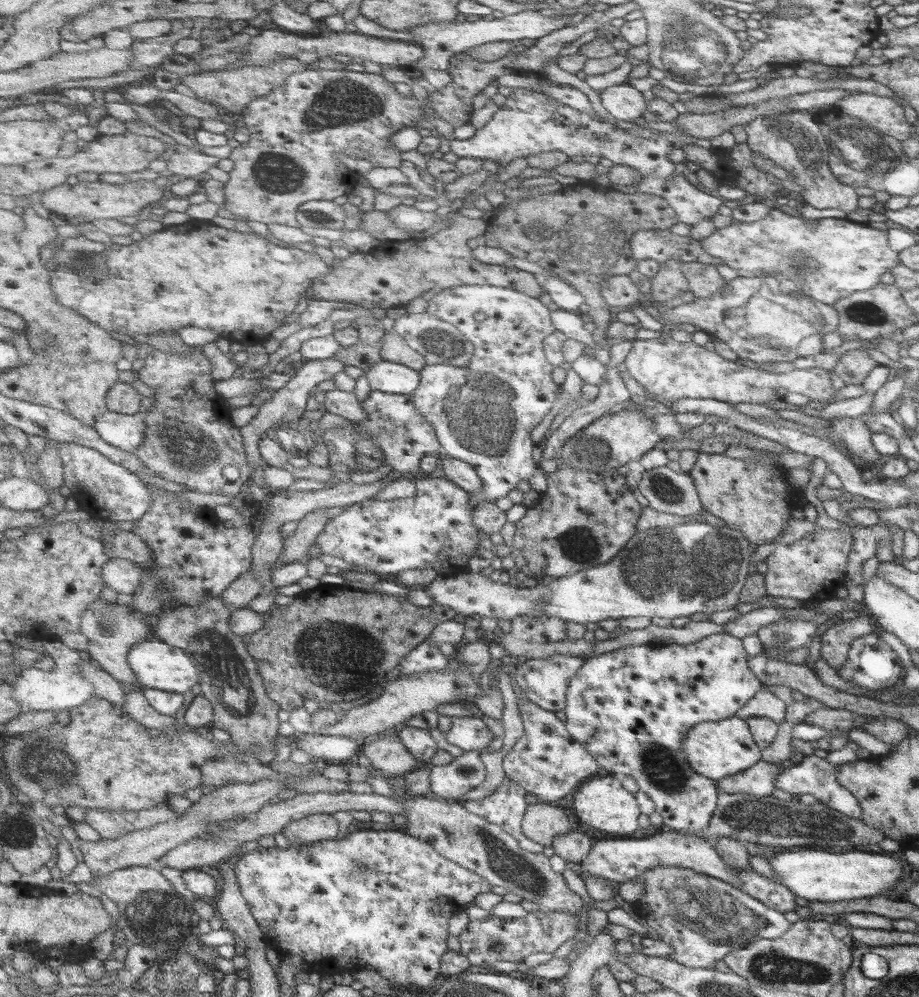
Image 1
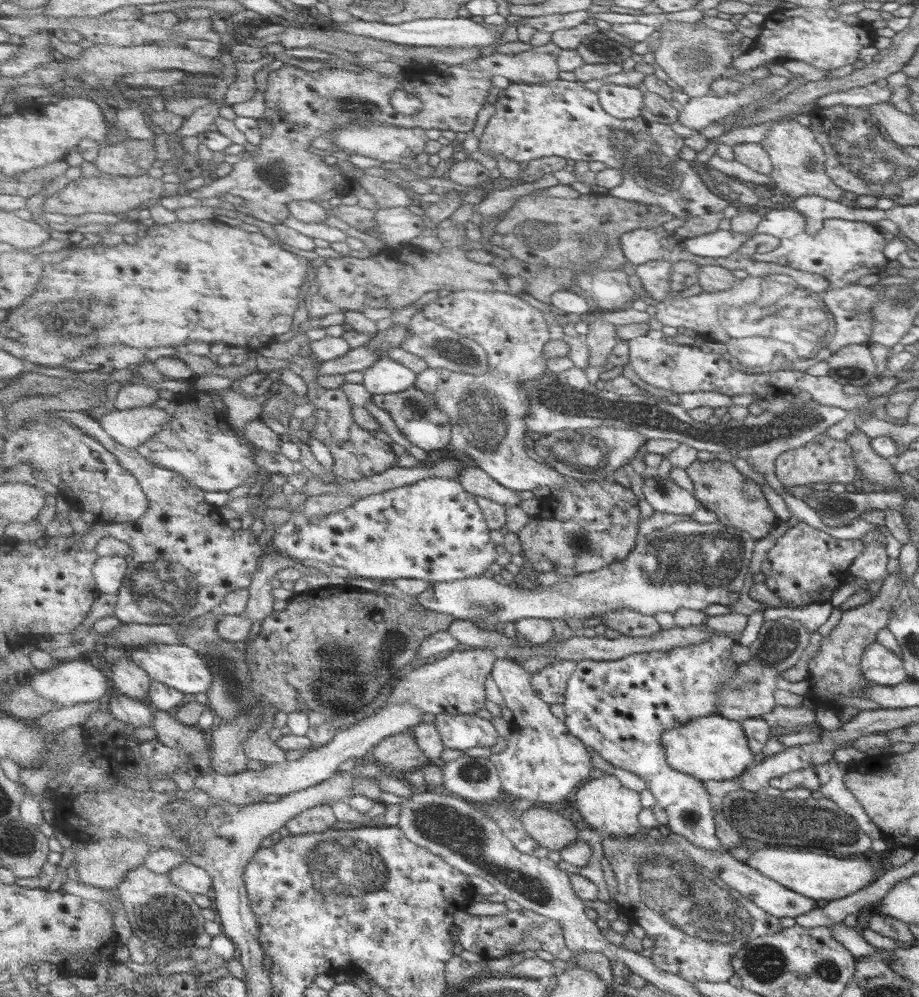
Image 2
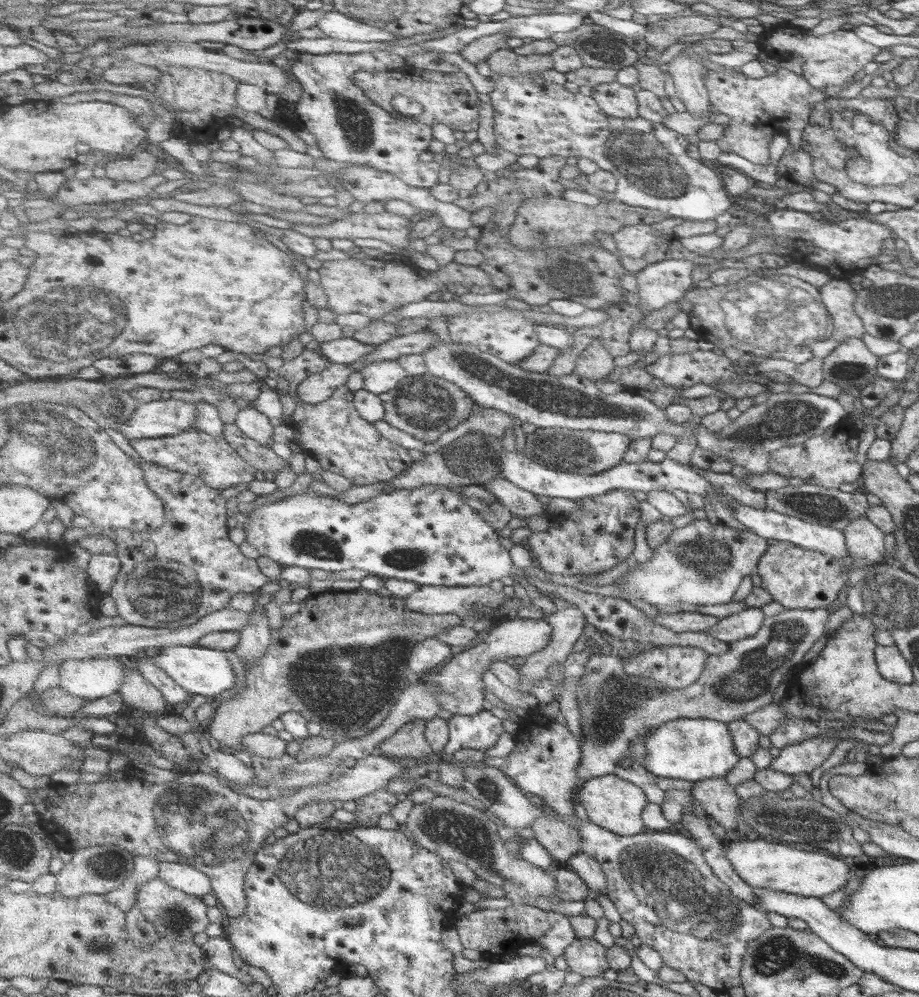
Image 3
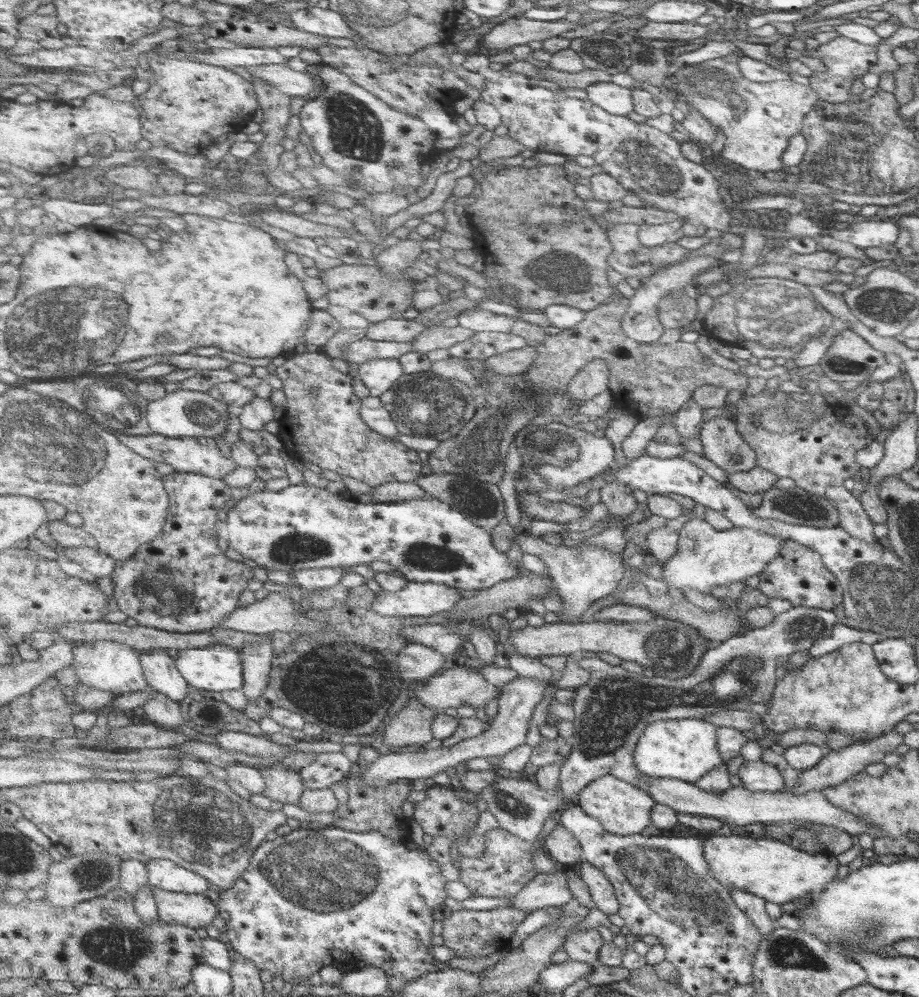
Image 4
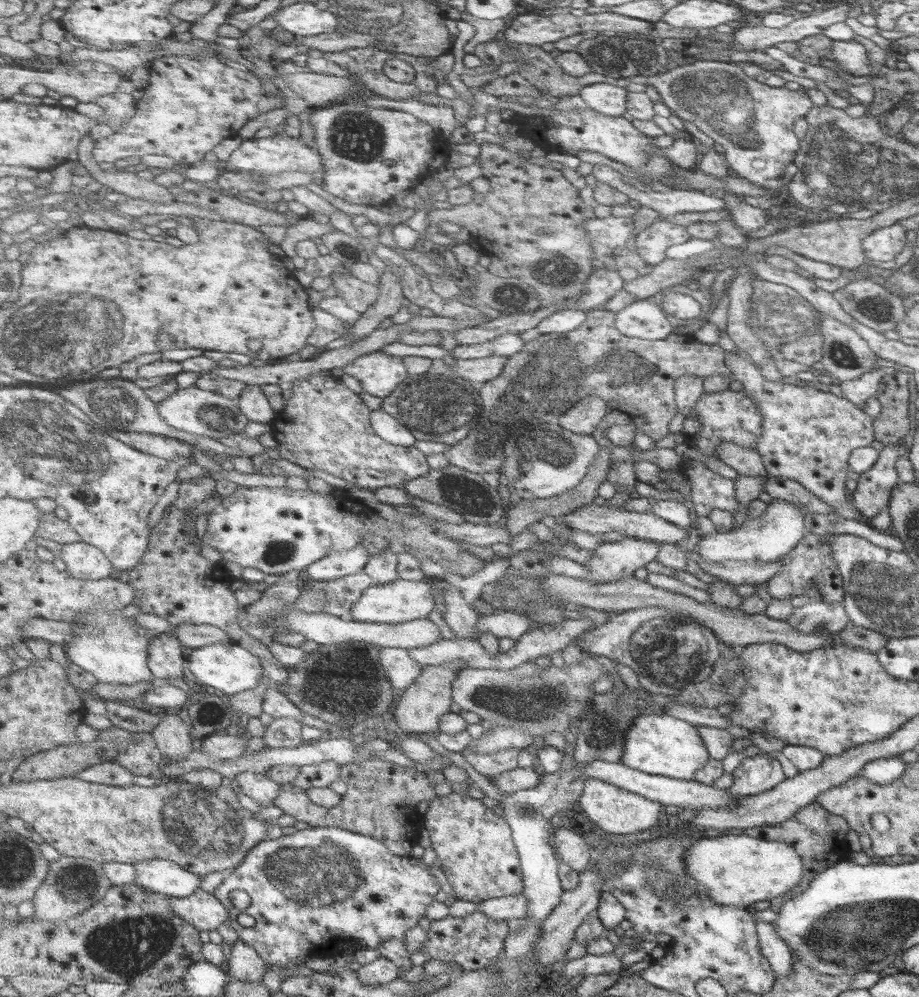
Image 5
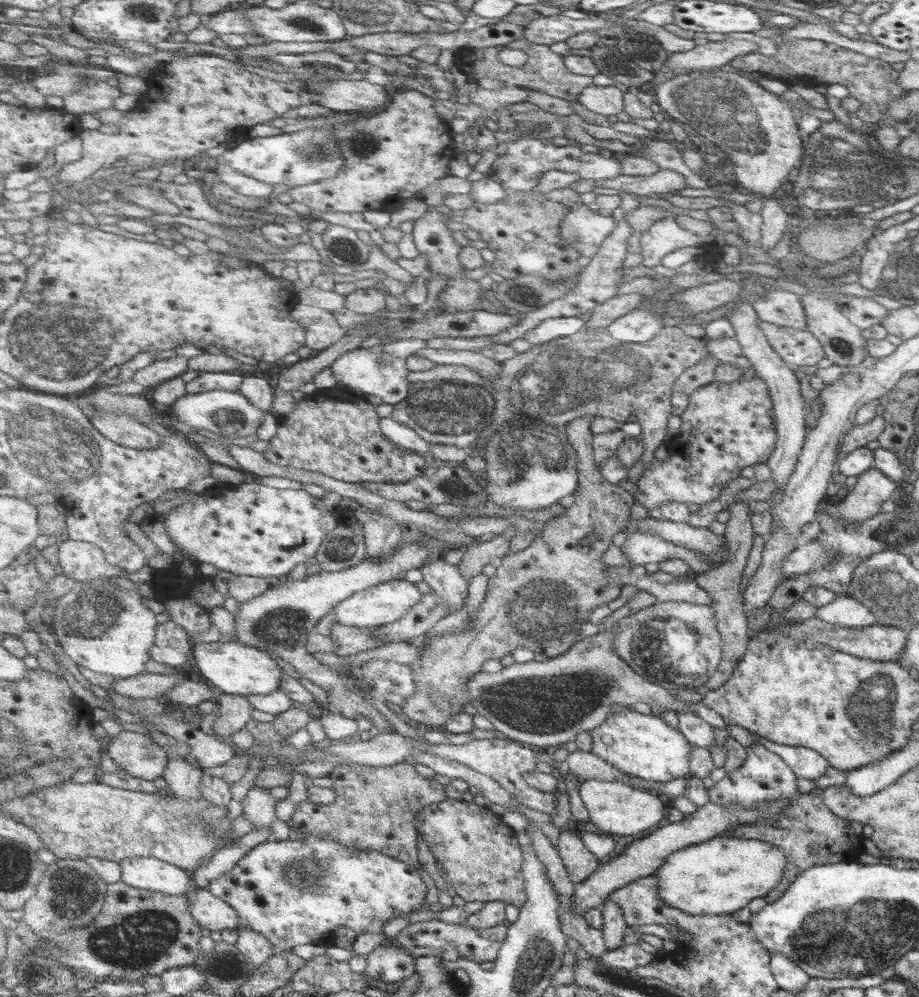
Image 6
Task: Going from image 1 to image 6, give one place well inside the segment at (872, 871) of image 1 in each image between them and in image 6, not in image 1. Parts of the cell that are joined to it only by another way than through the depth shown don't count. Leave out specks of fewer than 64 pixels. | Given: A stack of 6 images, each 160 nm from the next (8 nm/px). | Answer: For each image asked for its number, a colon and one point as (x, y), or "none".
2: (818, 876)
3: (777, 866)
4: (776, 872)
5: (738, 871)
6: (720, 877)

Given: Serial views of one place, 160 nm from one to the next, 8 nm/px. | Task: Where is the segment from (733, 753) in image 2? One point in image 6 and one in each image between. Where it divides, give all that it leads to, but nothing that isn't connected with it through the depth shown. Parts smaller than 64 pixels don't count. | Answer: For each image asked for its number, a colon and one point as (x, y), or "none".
3: (696, 749)
4: (686, 749)
5: (660, 744)
6: (645, 745)

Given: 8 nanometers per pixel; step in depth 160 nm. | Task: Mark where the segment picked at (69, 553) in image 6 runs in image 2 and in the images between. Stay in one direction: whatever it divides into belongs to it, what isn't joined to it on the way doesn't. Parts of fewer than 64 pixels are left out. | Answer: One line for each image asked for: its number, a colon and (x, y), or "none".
2: (111, 571)
3: (104, 569)
4: (95, 561)
5: (86, 561)

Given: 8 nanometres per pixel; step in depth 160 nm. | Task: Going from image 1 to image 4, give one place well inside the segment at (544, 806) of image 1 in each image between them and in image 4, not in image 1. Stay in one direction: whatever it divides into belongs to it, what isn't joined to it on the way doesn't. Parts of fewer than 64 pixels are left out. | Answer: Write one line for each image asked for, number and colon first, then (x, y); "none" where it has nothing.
2: (553, 830)
3: (564, 841)
4: (563, 845)

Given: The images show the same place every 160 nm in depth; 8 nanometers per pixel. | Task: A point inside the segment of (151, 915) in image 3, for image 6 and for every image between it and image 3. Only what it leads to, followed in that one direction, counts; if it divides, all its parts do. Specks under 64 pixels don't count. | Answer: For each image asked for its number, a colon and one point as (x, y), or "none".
4: (196, 910)
5: (205, 910)
6: (212, 912)

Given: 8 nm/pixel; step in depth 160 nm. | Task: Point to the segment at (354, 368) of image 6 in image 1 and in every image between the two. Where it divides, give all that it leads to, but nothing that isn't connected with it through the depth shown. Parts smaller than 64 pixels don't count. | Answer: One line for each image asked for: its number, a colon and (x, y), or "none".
1: (394, 378)
2: (388, 376)
3: (381, 377)
4: (381, 375)
5: (380, 374)

